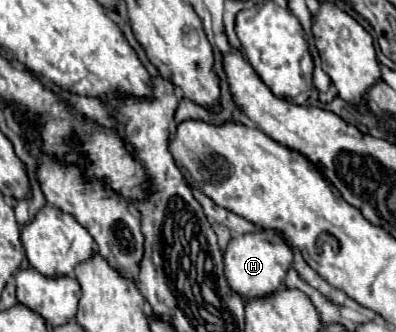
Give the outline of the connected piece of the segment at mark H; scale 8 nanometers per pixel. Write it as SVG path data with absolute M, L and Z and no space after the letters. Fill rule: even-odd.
M257 229L253 233L245 233L233 237L225 249L225 277L233 291L243 297L261 297L269 295L281 287L289 267L293 261L293 249L283 239L281 233L271 229Z

